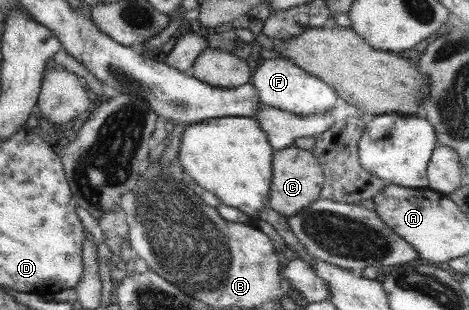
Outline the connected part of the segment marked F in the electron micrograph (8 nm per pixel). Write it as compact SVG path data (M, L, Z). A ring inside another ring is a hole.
M273 58L259 64L253 72L251 84L261 104L297 116L327 113L333 109L337 100L336 93L324 82L283 58Z

